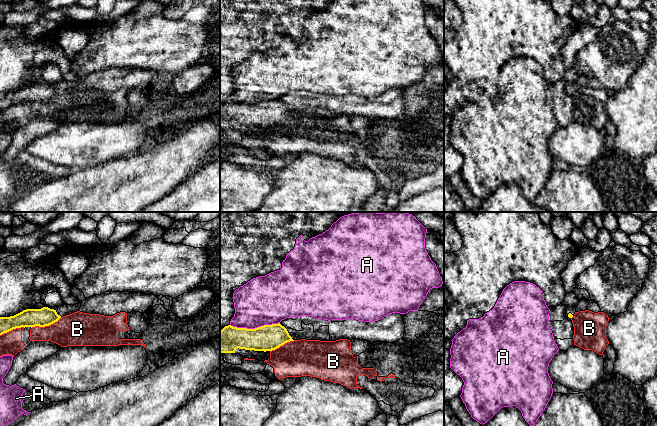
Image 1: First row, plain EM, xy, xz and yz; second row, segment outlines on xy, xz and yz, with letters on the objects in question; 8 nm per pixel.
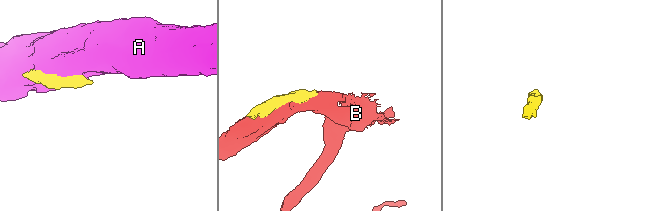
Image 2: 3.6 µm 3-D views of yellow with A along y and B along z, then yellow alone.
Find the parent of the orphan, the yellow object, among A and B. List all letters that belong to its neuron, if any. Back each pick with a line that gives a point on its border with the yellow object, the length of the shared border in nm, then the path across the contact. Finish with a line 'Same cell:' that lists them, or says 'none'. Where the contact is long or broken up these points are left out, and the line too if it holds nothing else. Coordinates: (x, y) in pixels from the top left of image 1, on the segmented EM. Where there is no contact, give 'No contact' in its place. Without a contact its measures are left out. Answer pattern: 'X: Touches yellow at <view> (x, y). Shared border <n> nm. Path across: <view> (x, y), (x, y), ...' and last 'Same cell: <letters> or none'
Same cell: none

